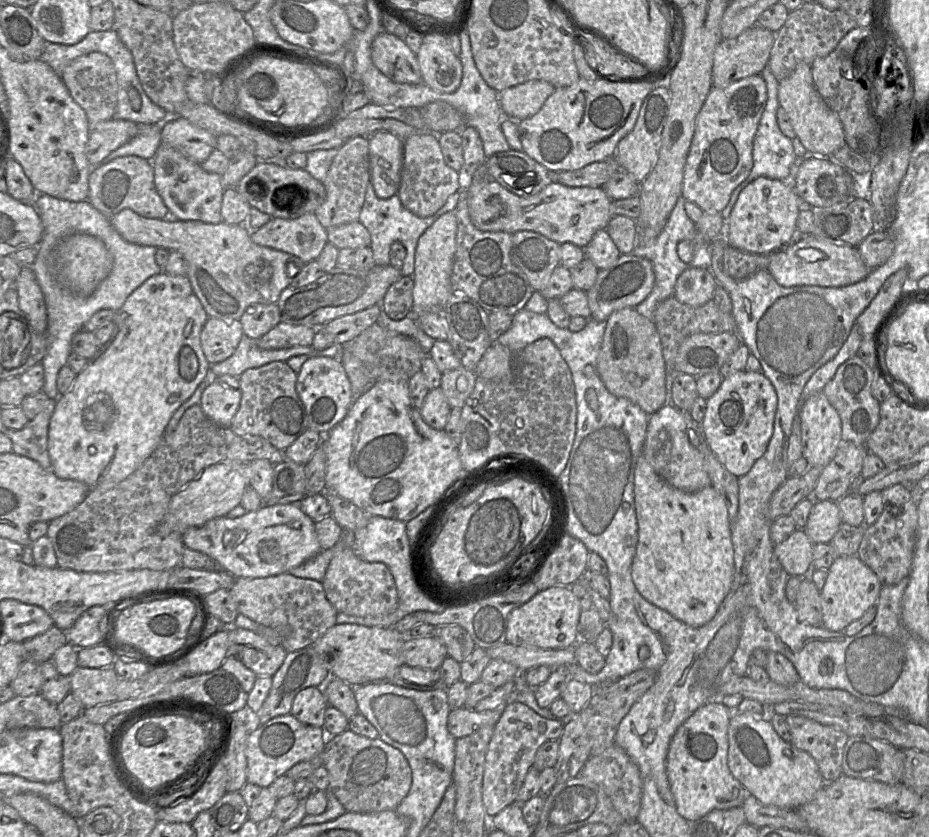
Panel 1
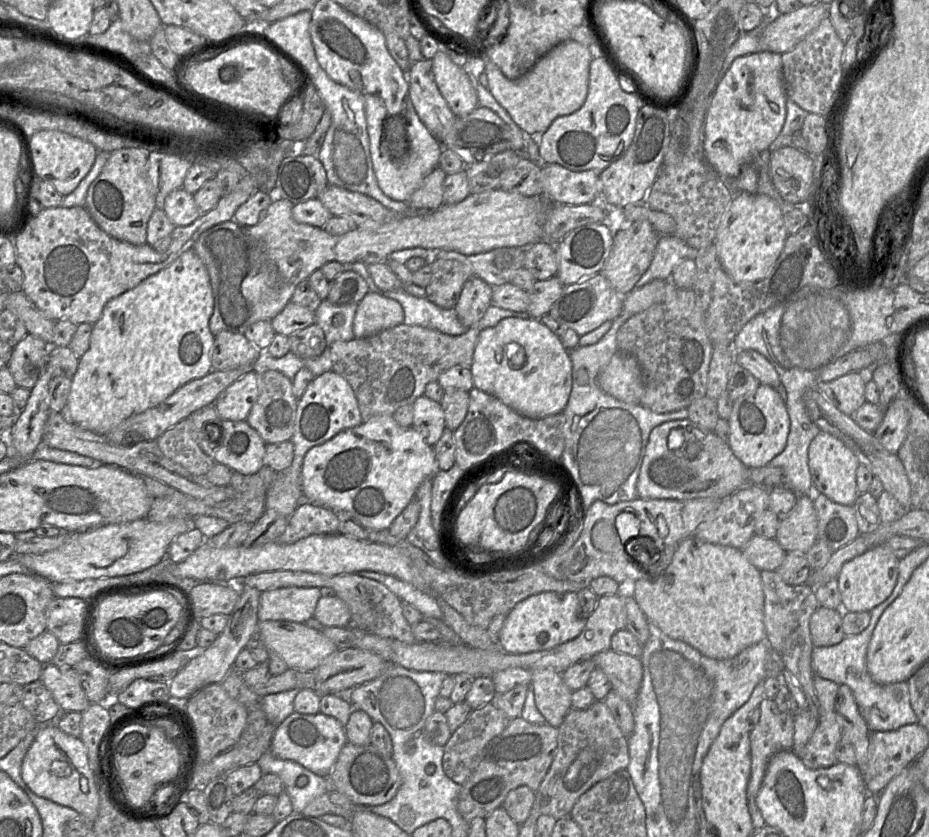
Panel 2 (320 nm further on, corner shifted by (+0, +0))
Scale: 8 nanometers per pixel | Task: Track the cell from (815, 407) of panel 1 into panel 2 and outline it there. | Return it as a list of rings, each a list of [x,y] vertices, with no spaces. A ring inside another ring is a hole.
[[[821,430],[809,445],[808,466],[813,493],[821,493],[838,504],[850,506],[854,504],[859,494],[856,486],[856,470],[859,461],[841,440]]]

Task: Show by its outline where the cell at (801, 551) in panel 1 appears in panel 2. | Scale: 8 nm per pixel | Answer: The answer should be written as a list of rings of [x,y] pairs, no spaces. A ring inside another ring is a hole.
[[[755,534],[741,550],[759,571],[776,571],[787,554],[775,538],[768,539]]]

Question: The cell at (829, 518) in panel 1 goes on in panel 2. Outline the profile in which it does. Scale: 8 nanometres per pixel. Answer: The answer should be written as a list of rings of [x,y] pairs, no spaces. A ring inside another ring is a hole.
[[[801,495],[789,515],[780,520],[775,539],[786,552],[806,553],[817,541],[817,532],[812,495]]]

